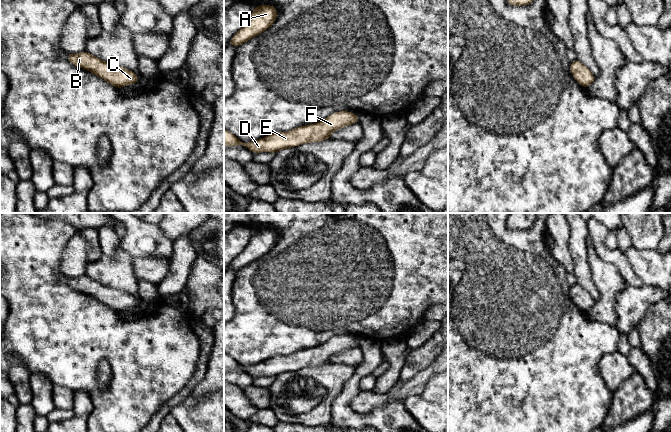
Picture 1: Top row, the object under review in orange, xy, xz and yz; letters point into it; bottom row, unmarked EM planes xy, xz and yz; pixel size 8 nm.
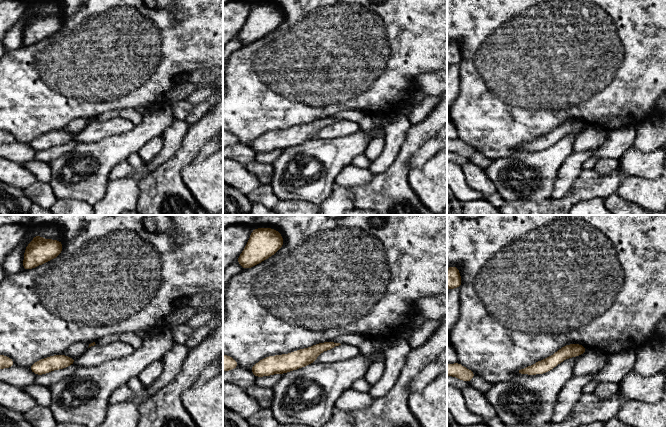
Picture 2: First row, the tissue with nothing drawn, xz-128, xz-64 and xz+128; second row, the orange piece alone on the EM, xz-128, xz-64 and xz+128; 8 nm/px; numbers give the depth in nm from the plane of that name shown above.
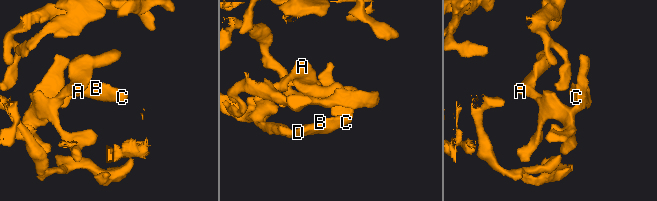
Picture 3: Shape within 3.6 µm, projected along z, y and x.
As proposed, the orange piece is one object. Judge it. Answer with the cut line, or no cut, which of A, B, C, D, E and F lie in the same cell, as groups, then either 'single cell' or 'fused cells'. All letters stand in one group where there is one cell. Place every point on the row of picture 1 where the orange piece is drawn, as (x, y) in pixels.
no cut; A B C D E F; single cell

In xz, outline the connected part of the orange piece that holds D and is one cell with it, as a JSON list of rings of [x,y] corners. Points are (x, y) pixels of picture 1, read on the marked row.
[[[339,111],[329,115],[321,122],[300,126],[288,132],[276,132],[257,141],[245,143],[233,133],[224,129],[224,146],[243,145],[252,153],[276,153],[282,149],[296,147],[306,143],[317,143],[332,137],[332,132],[345,126],[359,123],[358,115]]]

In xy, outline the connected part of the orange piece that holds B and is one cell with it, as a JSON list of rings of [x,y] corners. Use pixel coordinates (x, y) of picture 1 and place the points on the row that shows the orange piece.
[[[86,51],[77,54],[68,53],[67,57],[71,64],[92,72],[119,89],[129,84],[138,83],[138,75],[133,71],[103,61]]]

